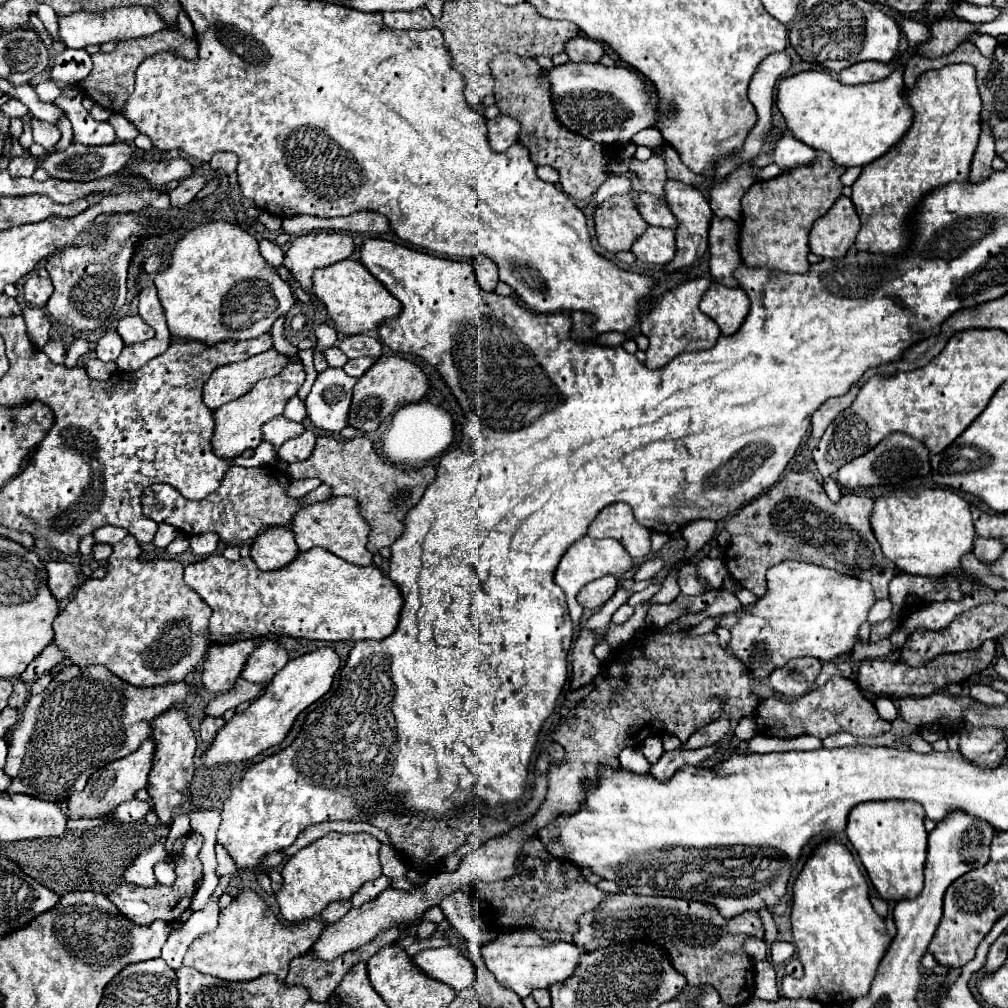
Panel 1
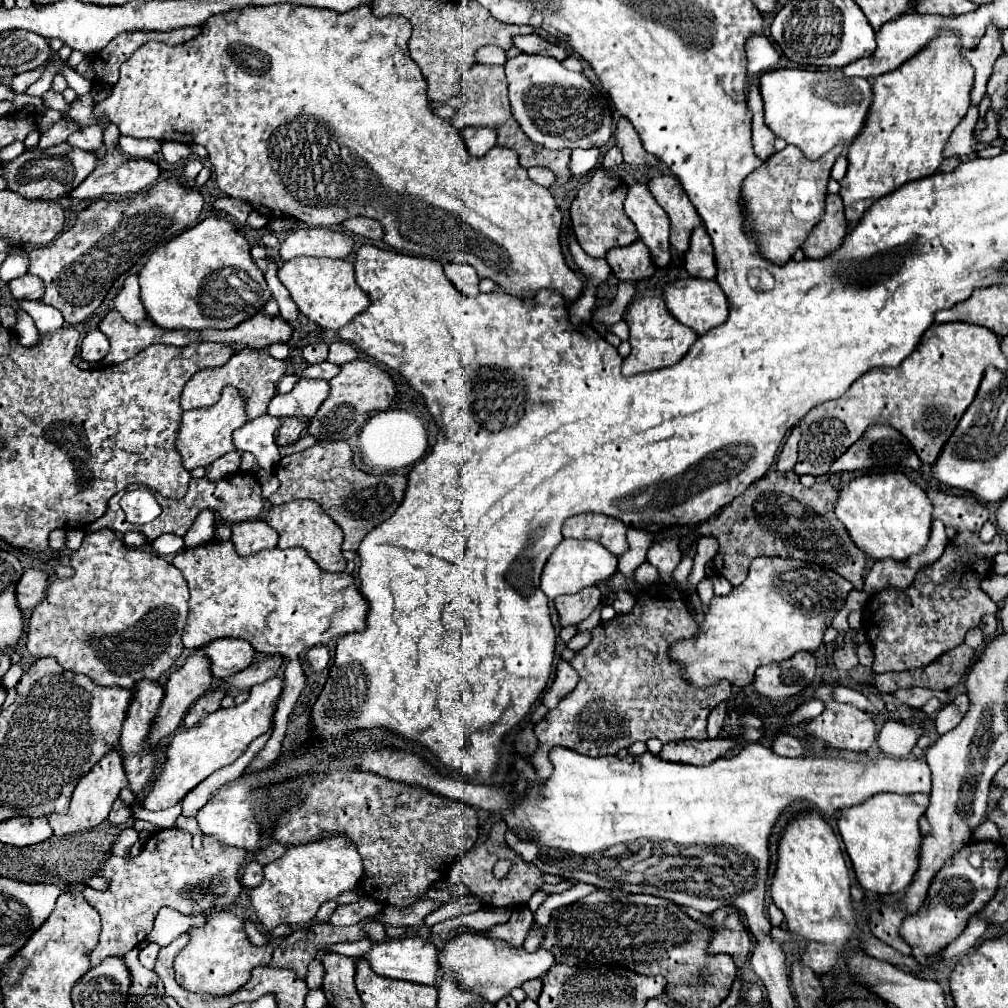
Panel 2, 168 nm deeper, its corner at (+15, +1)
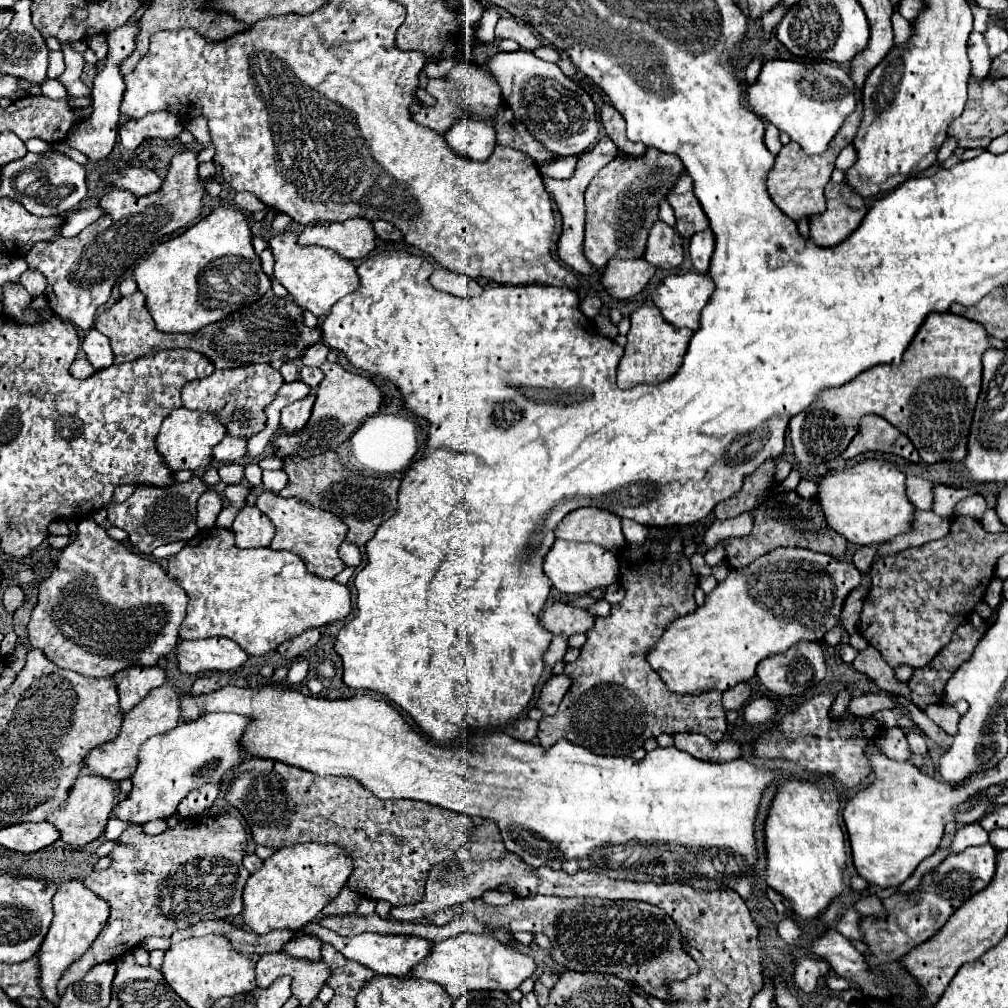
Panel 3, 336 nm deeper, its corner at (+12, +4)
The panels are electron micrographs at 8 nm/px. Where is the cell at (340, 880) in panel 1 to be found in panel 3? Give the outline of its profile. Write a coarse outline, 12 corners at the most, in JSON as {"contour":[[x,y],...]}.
{"contour":[[336,844],[284,846],[246,880],[240,920],[300,930],[346,886]]}

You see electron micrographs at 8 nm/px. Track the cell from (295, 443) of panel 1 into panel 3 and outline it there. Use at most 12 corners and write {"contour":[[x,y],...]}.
{"contour":[[316,394],[282,408],[282,428],[294,434],[310,418]]}

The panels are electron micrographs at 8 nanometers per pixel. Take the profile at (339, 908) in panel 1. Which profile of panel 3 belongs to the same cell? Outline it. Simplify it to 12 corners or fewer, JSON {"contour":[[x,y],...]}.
{"contour":[[348,886],[326,904],[324,916],[354,914],[362,896]]}

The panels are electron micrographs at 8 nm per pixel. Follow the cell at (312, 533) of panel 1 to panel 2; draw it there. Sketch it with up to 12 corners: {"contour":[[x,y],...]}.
{"contour":[[315,501],[271,507],[279,549],[303,547],[325,571],[345,571],[343,531]]}

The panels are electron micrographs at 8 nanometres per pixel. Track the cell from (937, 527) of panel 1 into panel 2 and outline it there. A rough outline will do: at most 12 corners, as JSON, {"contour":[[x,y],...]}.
{"contour":[[903,473],[857,477],[835,515],[873,559],[905,561],[933,503]]}

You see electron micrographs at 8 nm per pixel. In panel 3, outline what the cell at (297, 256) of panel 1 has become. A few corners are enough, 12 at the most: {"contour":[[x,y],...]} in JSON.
{"contour":[[366,218],[308,226],[298,244],[324,246],[348,260],[374,250]]}

